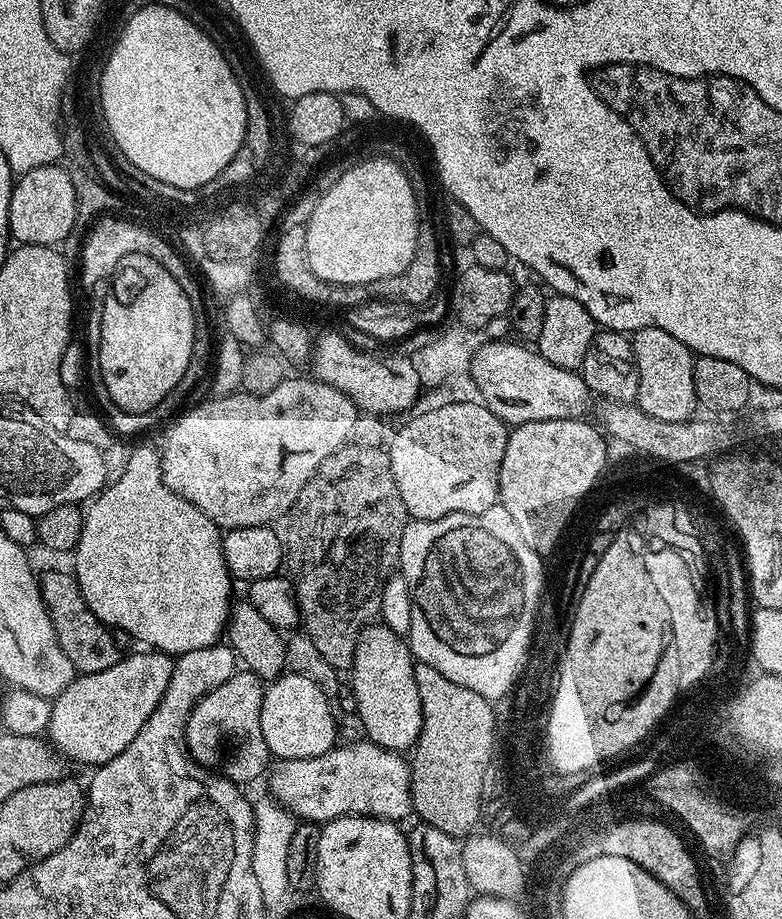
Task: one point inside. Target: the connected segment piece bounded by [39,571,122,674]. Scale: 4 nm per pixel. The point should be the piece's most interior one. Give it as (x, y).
(89, 644)

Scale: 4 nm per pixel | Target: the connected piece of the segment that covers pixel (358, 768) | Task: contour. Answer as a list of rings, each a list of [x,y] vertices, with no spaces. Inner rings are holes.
[[[371,742],[363,743],[341,743],[314,758],[277,759],[267,777],[272,787],[271,799],[301,821],[327,822],[339,816],[377,816],[379,820],[403,821],[403,816],[412,812],[409,761],[401,753]]]

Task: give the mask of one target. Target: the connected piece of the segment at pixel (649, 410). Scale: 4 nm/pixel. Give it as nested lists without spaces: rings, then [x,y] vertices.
[[[643,328],[631,333],[634,362],[637,364],[638,392],[635,405],[641,408],[650,418],[662,418],[662,422],[682,422],[693,419],[698,412],[698,403],[694,390],[694,354],[674,334],[666,334],[666,330],[657,328]]]

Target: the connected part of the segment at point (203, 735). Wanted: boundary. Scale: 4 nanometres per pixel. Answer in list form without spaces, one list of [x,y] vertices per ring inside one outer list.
[[[237,670],[222,686],[202,697],[188,719],[188,750],[192,759],[237,786],[263,777],[270,768],[270,753],[266,738],[262,738],[265,687],[265,681],[254,673]]]

